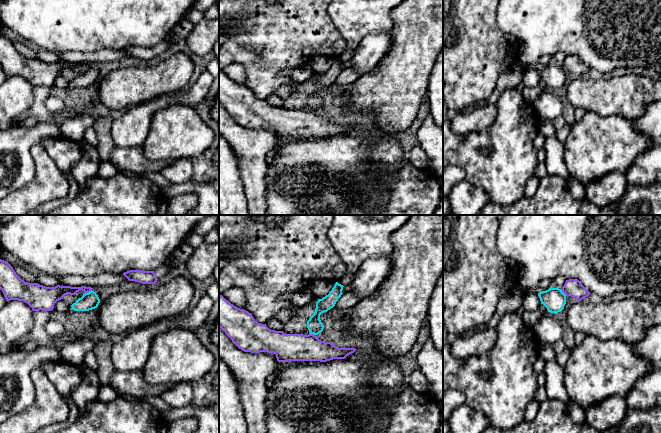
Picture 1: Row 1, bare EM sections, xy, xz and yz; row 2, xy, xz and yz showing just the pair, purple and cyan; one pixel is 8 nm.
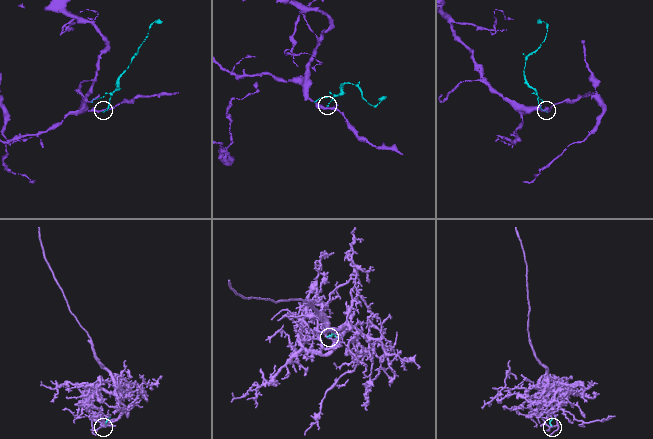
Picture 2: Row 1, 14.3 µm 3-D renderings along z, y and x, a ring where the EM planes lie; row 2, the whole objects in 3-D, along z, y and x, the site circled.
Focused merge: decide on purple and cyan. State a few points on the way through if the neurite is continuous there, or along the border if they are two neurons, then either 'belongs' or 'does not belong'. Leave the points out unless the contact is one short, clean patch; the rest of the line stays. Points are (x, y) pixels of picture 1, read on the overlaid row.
border xy (91, 289), (84, 294); does not belong

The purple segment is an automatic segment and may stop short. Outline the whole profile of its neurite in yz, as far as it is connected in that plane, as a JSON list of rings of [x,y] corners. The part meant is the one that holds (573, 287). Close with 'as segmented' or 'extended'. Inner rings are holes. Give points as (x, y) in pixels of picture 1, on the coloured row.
[[[578,279],[566,280],[561,290],[566,296],[574,297],[578,301],[581,301],[591,294]]]; as segmented

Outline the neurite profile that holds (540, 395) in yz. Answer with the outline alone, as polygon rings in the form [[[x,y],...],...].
[[[538,386],[535,392],[534,399],[539,403],[547,399],[545,386]]]

